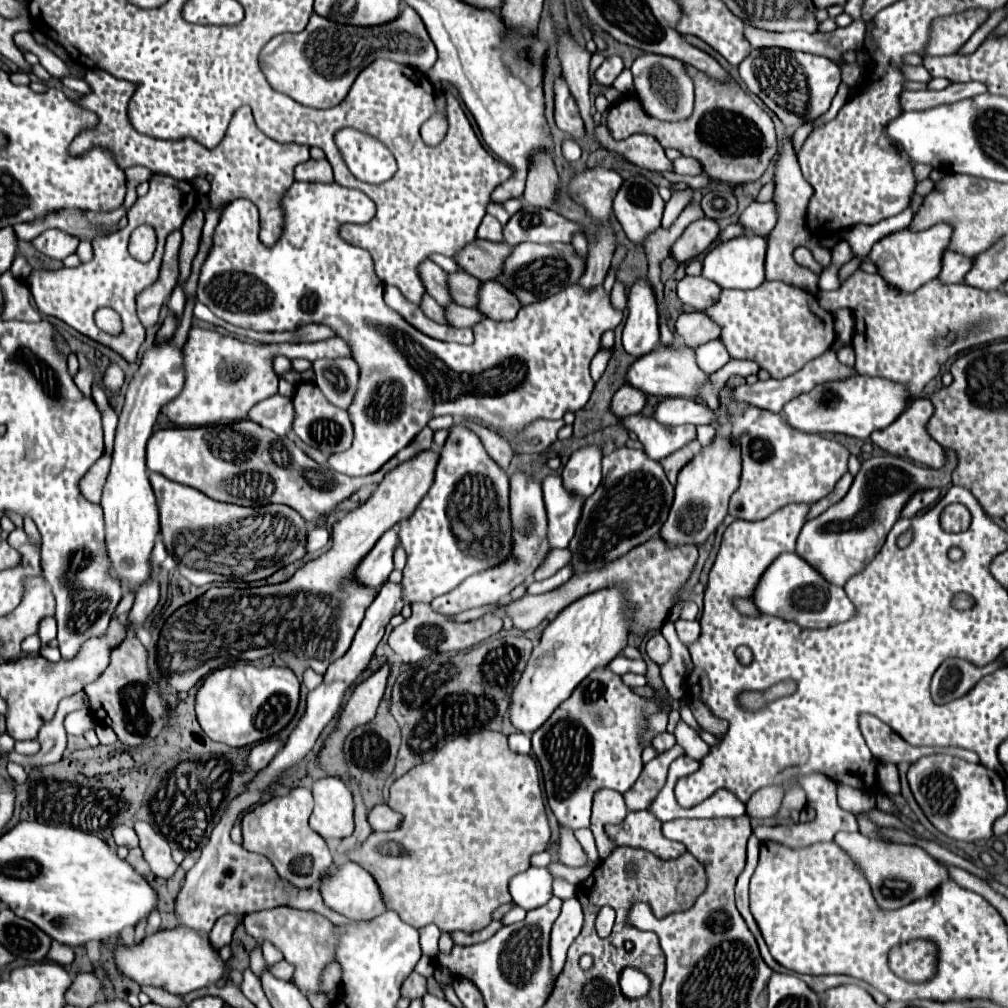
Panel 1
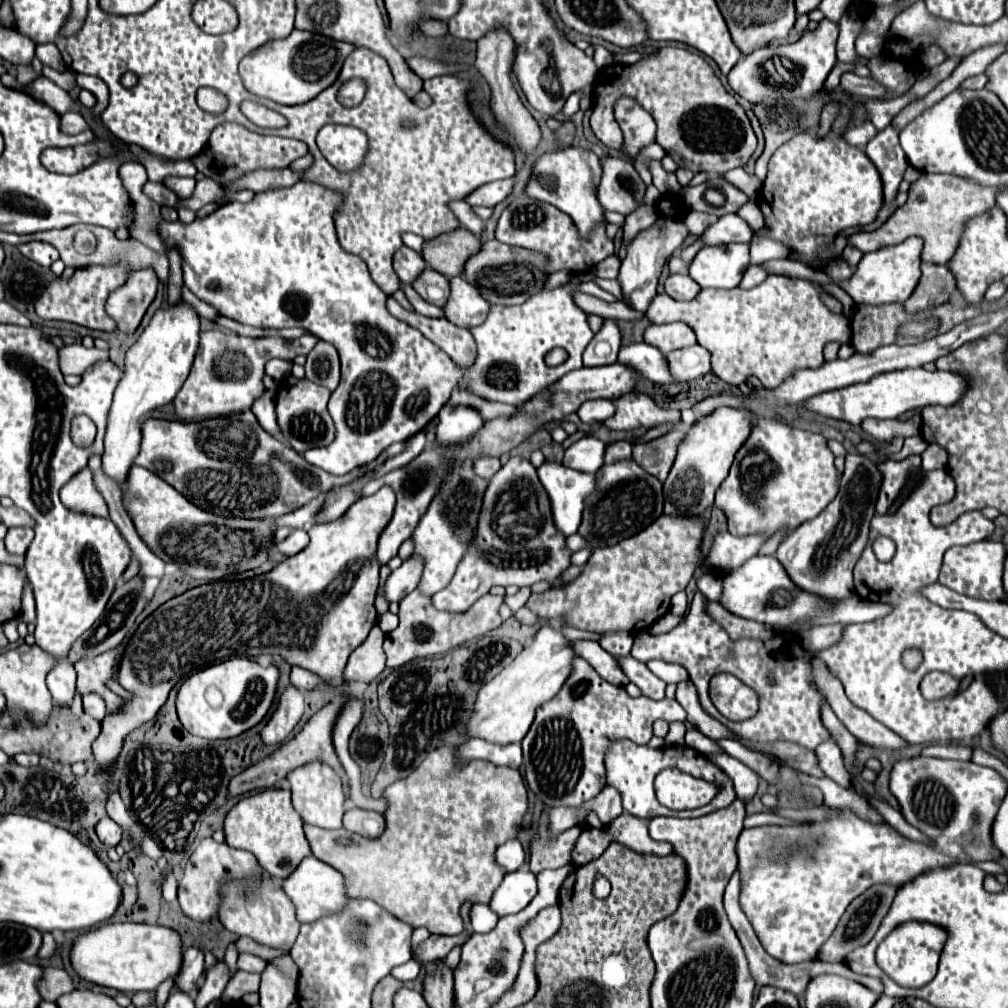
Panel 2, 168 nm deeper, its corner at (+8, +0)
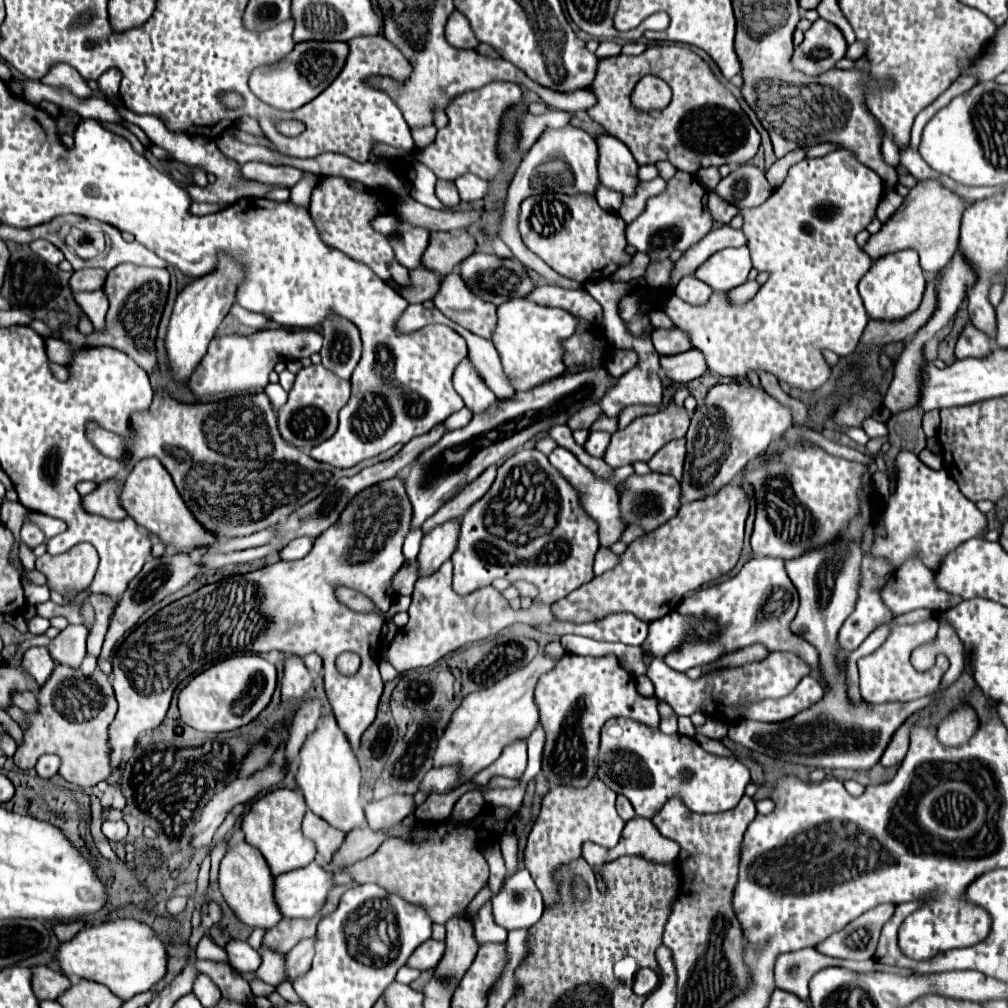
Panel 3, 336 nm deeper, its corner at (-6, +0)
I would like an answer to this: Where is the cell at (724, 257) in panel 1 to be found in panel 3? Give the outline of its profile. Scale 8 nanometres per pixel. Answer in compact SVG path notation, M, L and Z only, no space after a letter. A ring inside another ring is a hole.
M724 248L710 256L694 276L706 282L714 292L728 292L746 282L748 272L752 270L752 262L748 256L748 248Z

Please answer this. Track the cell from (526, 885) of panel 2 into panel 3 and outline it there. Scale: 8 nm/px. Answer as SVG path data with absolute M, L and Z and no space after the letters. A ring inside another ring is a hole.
M520 868L508 876L498 894L492 896L492 916L498 926L504 930L530 928L542 916L544 904L540 890L532 882L532 876L526 868Z

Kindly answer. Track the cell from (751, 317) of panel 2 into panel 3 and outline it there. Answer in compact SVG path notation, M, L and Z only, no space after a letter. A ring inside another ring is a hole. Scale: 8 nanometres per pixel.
M836 150L822 158L806 158L794 164L788 170L784 184L776 188L764 204L742 208L742 232L746 236L752 266L758 272L768 272L768 280L760 286L758 294L744 306L734 306L720 294L712 294L706 306L692 306L676 294L668 294L668 298L662 300L662 310L672 318L676 328L688 334L692 348L704 354L710 372L742 380L744 370L748 368L754 372L768 370L790 386L816 390L830 376L830 366L820 350L828 348L838 356L852 354L868 324L868 314L856 286L868 272L872 260L860 250L854 238L874 218L880 198L880 176L846 150Z

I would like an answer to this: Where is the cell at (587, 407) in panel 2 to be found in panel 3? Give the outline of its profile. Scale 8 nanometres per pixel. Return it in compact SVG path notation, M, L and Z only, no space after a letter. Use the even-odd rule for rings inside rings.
M592 404L592 406L588 406L588 408L582 408L580 412L576 412L576 414L572 414L570 418L568 418L568 428L570 430L578 430L578 428L586 428L586 430L590 430L590 426L596 422L596 418L600 416L600 406L598 404Z

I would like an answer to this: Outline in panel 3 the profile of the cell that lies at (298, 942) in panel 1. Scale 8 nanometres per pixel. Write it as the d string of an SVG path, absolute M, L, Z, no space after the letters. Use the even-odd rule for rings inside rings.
M230 840L226 854L220 862L220 892L226 898L228 906L236 912L236 916L252 926L252 928L264 928L270 930L274 928L282 916L274 904L274 896L272 896L272 874L270 868L264 860L264 856L260 854L260 850L252 844L248 844L246 840Z

